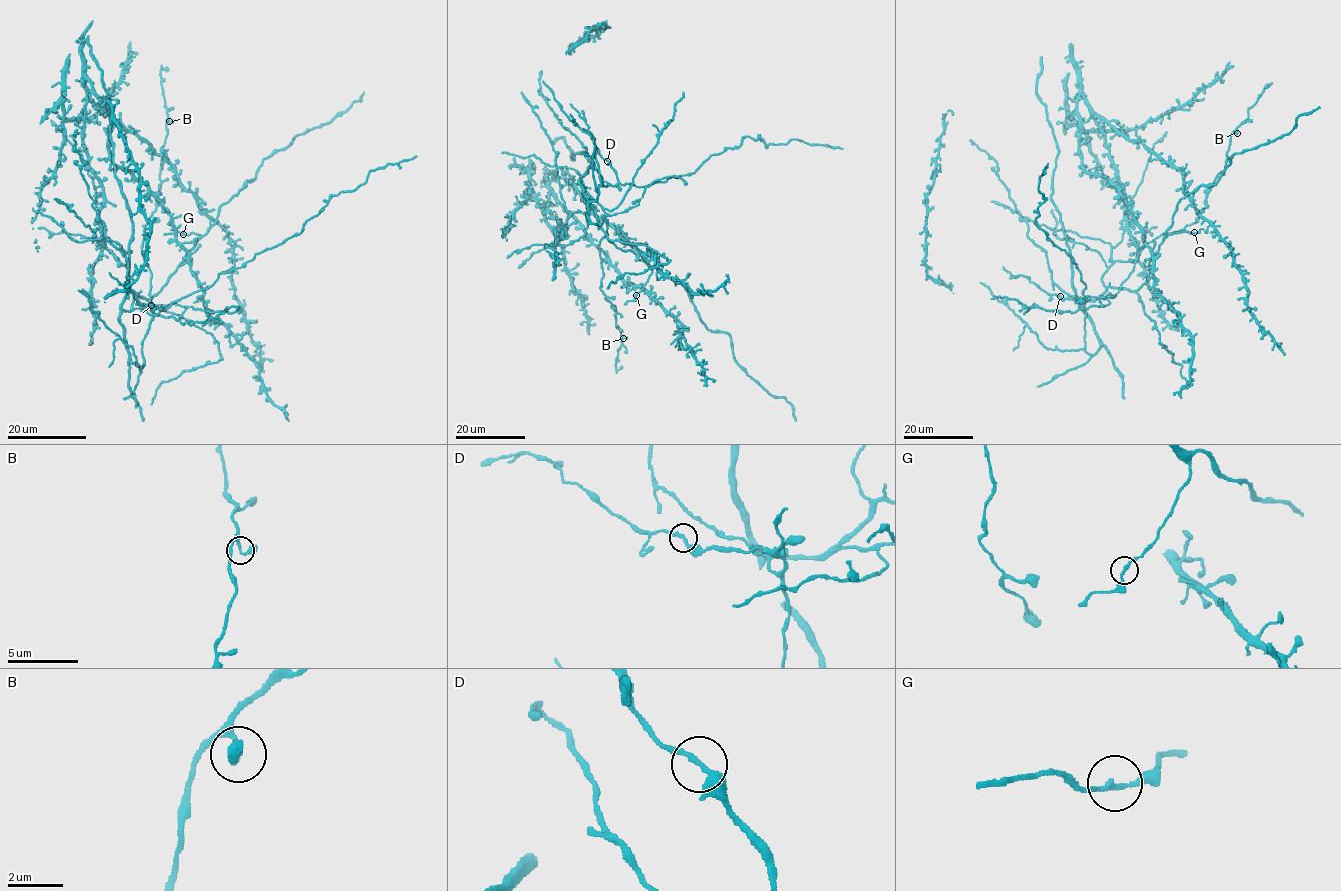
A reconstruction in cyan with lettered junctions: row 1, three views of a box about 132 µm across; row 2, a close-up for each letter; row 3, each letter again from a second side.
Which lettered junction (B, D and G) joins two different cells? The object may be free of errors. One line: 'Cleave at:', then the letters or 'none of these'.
Cleave at: none of these

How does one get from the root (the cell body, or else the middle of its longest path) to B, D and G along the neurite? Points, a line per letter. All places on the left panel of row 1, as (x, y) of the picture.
B: (128, 274), (132, 307), (147, 308), (151, 272), (142, 251), (147, 233), (143, 226), (157, 205), (168, 121)
D: (128, 274), (132, 308), (119, 323), (129, 359), (141, 371), (142, 340), (163, 309), (151, 306)
G: (128, 274), (131, 292), (150, 300), (201, 236), (183, 234)

